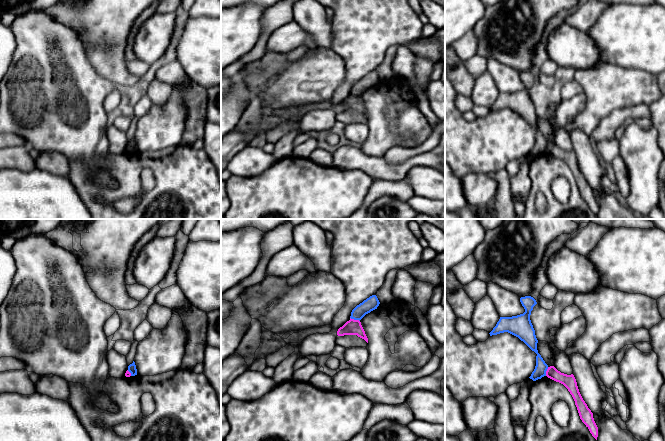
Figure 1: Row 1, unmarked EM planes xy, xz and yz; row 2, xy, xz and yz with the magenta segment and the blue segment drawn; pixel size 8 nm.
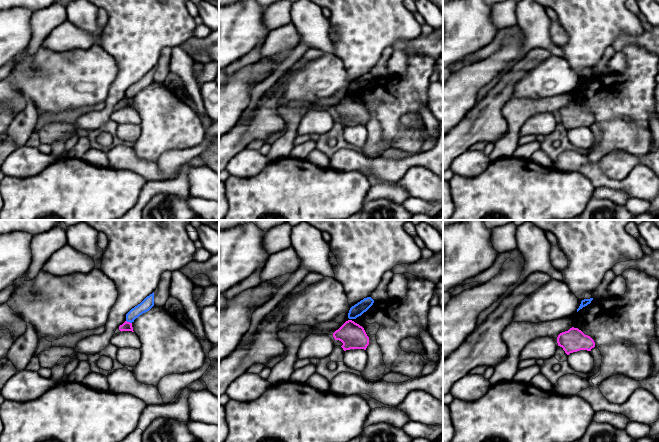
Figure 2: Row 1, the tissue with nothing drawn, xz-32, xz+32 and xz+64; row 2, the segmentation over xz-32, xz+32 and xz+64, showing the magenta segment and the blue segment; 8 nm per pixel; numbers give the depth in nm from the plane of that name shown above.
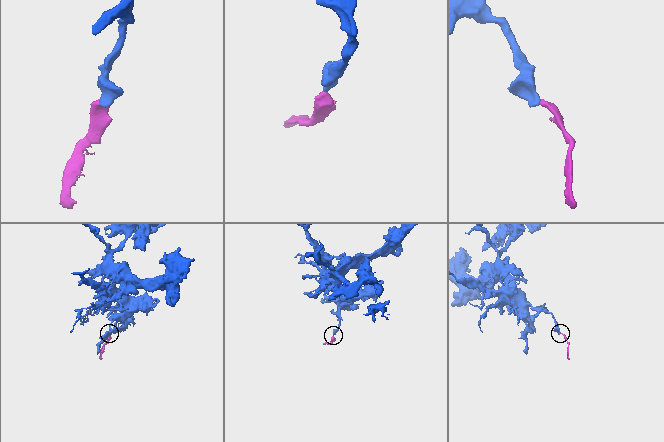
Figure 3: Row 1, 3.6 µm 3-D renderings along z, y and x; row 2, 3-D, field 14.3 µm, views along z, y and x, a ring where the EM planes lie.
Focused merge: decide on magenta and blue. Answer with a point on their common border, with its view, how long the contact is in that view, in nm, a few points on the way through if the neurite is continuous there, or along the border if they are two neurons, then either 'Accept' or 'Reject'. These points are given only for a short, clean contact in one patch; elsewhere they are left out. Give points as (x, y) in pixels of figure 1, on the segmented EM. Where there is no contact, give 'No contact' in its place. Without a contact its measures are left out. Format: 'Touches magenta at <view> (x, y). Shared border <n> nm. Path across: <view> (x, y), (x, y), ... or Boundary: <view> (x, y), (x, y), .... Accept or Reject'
Touches magenta at xz (355, 320). Shared border 90 nm. Boundary: xz (350, 317), (359, 321). Reject

